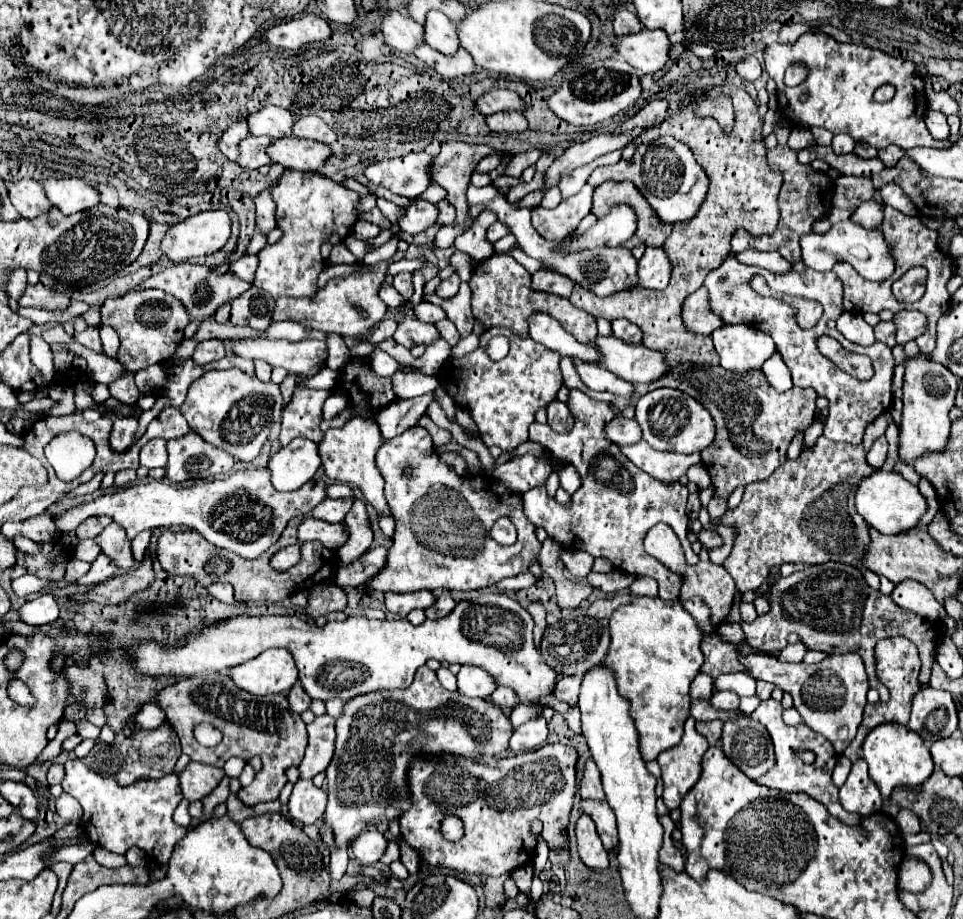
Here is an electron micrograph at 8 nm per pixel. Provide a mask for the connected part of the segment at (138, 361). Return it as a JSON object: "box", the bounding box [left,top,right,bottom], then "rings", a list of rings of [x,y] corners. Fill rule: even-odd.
{"box":[101,290,189,406],"rings":[[[145,290],[143,294],[127,292],[125,296],[105,300],[105,304],[101,306],[101,316],[103,316],[101,320],[103,324],[109,324],[119,332],[121,346],[115,360],[121,362],[125,368],[125,375],[111,382],[109,390],[115,400],[131,406],[138,401],[140,396],[133,374],[147,366],[163,364],[165,360],[169,360],[183,340],[183,330],[189,324],[189,318],[183,306],[179,306],[175,298],[161,294],[161,290]]]}

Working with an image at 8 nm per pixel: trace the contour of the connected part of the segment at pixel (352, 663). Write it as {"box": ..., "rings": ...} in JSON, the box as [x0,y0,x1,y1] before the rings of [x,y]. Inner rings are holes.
{"box":[135,592,557,728],"rings":[[[491,592],[481,594],[481,596],[473,598],[473,600],[463,600],[463,602],[459,602],[459,604],[453,608],[451,614],[447,614],[447,616],[443,616],[443,618],[439,618],[439,620],[425,620],[425,622],[419,624],[419,626],[413,626],[409,620],[369,620],[369,618],[365,618],[365,616],[351,616],[351,618],[347,618],[347,620],[343,620],[343,622],[327,622],[325,626],[317,626],[317,624],[313,624],[313,622],[305,622],[305,620],[295,618],[295,616],[293,616],[293,618],[289,618],[289,616],[237,616],[237,618],[229,618],[229,620],[225,620],[225,622],[219,622],[219,624],[215,624],[215,626],[203,626],[201,630],[189,632],[187,644],[185,644],[185,646],[179,646],[179,648],[159,646],[159,644],[153,642],[153,640],[149,640],[147,644],[141,644],[141,646],[137,648],[137,652],[135,652],[135,668],[137,668],[137,672],[151,674],[151,676],[159,676],[159,674],[195,676],[195,674],[203,674],[205,670],[209,670],[209,672],[229,670],[231,666],[243,664],[243,662],[247,662],[247,660],[259,656],[259,654],[261,654],[263,650],[267,650],[267,648],[285,648],[285,650],[289,650],[291,656],[295,658],[295,666],[297,666],[297,670],[299,670],[299,682],[301,682],[301,686],[305,688],[305,692],[307,692],[311,698],[317,698],[317,700],[323,700],[323,702],[329,700],[329,698],[347,700],[347,698],[355,698],[355,694],[365,694],[365,692],[371,692],[371,690],[397,690],[397,688],[407,688],[407,686],[411,684],[413,676],[415,676],[415,670],[417,670],[419,666],[423,666],[429,658],[435,658],[435,660],[439,660],[439,662],[445,660],[445,662],[449,662],[449,664],[453,664],[453,662],[457,662],[457,664],[475,664],[475,666],[479,666],[479,668],[485,668],[485,670],[495,678],[497,684],[503,684],[503,686],[513,688],[513,690],[517,692],[517,696],[521,698],[521,704],[513,708],[511,718],[509,718],[511,724],[513,724],[513,728],[519,728],[523,722],[527,722],[527,720],[531,720],[531,718],[535,718],[537,714],[543,712],[543,706],[535,706],[533,700],[539,700],[541,696],[551,694],[551,692],[553,692],[553,686],[555,686],[555,678],[557,678],[557,674],[541,660],[539,650],[535,650],[535,644],[533,644],[533,618],[531,618],[531,614],[529,614],[517,600],[507,598],[505,594],[491,594]]]}

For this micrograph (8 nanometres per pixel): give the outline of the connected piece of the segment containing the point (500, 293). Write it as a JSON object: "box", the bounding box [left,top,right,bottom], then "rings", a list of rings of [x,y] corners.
{"box":[469,254,597,342],"rings":[[[497,254],[487,260],[483,260],[475,270],[469,280],[471,286],[471,306],[473,306],[473,316],[479,318],[485,326],[505,326],[511,332],[519,336],[527,336],[527,318],[535,312],[545,312],[559,320],[567,332],[571,332],[579,342],[593,342],[597,336],[597,326],[595,318],[579,308],[575,308],[567,298],[559,298],[553,294],[543,294],[535,292],[529,288],[531,274],[515,262],[511,256]]]}

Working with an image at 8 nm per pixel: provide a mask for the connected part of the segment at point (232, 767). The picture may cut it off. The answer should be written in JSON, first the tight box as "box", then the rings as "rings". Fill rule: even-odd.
{"box":[223,758,245,778],"rings":[[[229,758],[227,762],[225,762],[225,766],[223,766],[223,770],[225,770],[225,774],[229,776],[229,778],[239,778],[241,776],[241,772],[243,772],[243,768],[245,768],[245,760],[241,760],[241,758]]]}

